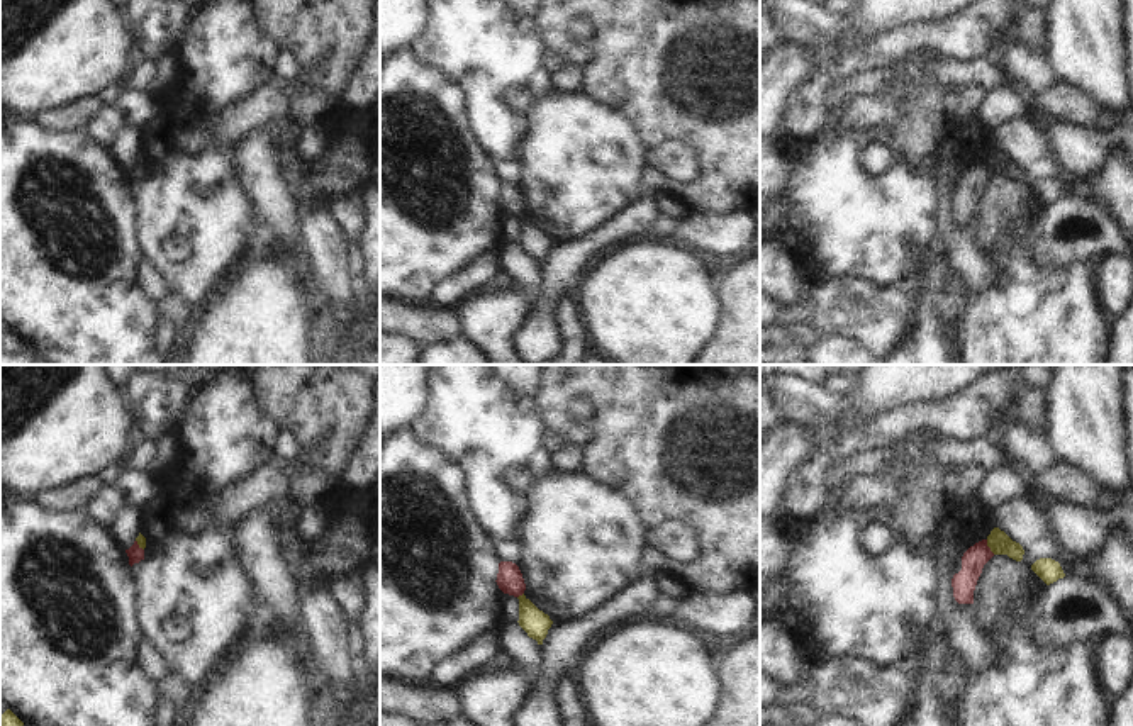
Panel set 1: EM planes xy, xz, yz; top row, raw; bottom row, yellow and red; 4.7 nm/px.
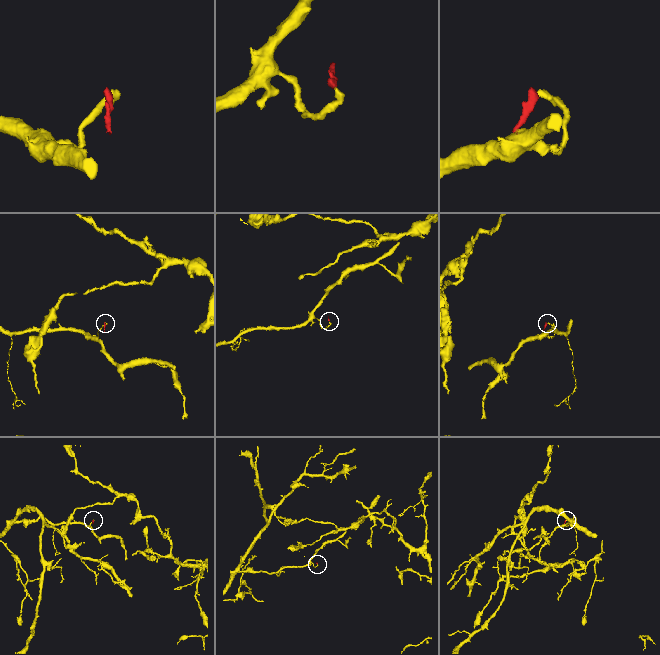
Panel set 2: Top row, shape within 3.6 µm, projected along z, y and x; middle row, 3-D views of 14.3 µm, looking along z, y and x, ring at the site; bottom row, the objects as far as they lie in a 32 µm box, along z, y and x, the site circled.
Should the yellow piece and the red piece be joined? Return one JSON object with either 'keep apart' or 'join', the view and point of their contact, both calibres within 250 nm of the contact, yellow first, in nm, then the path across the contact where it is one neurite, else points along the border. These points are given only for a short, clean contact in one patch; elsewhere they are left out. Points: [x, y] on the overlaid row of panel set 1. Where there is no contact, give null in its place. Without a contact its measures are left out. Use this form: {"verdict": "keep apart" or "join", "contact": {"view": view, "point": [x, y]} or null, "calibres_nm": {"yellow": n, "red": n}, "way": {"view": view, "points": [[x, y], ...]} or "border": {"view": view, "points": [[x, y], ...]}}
{"verdict": "keep apart", "contact": {"view": "yz", "point": [987, 545]}, "calibres_nm": {"yellow": 110, "red": 120}, "border": {"view": "yz", "points": [[986, 540], [986, 545], [994, 553]]}}

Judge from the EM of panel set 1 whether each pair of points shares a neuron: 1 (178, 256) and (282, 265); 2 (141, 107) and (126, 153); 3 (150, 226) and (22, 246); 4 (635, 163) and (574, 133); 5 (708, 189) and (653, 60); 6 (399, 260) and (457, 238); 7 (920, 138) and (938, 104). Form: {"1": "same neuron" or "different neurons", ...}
{"1": "different neurons", "2": "different neurons", "3": "different neurons", "4": "same neuron", "5": "same neuron", "6": "same neuron", "7": "same neuron"}

